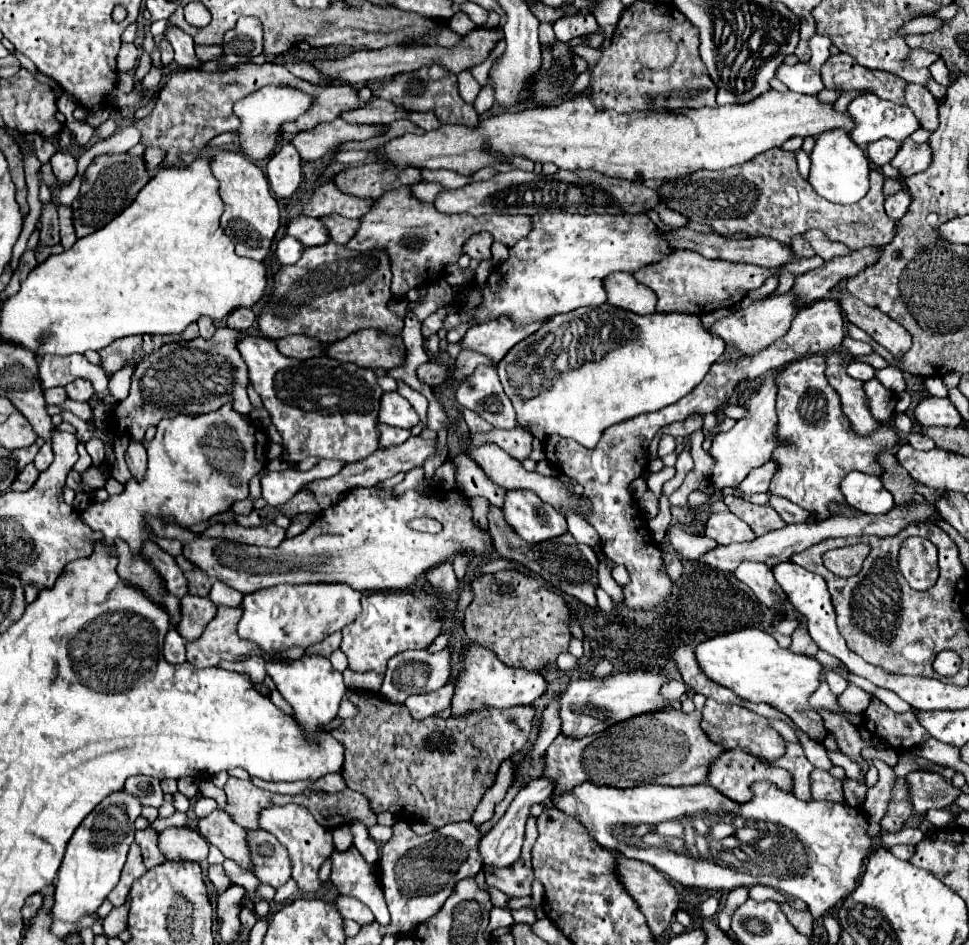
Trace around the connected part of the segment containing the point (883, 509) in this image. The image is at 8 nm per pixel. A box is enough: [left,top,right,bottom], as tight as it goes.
[840,470,894,514]

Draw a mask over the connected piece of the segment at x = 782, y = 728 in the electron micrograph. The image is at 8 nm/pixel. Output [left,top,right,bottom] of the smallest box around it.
[769,719,800,742]

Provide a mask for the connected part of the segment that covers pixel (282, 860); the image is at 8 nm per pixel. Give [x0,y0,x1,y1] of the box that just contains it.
[246,830,290,888]

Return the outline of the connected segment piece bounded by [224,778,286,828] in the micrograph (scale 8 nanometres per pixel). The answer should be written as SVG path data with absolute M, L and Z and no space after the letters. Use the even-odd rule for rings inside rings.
M230 778L224 786L228 796L226 812L244 828L258 828L258 812L272 804L286 804L286 796L262 790L254 786L250 780ZM278 796L278 798L276 798Z

